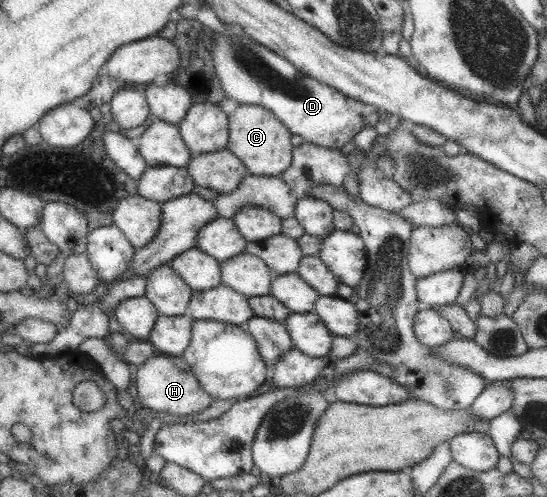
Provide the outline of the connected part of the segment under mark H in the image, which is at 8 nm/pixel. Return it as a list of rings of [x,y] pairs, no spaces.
[[[161,352],[151,353],[146,361],[135,367],[136,393],[142,407],[161,411],[169,415],[195,415],[204,411],[213,399],[201,388],[190,367],[181,356],[170,356]]]

